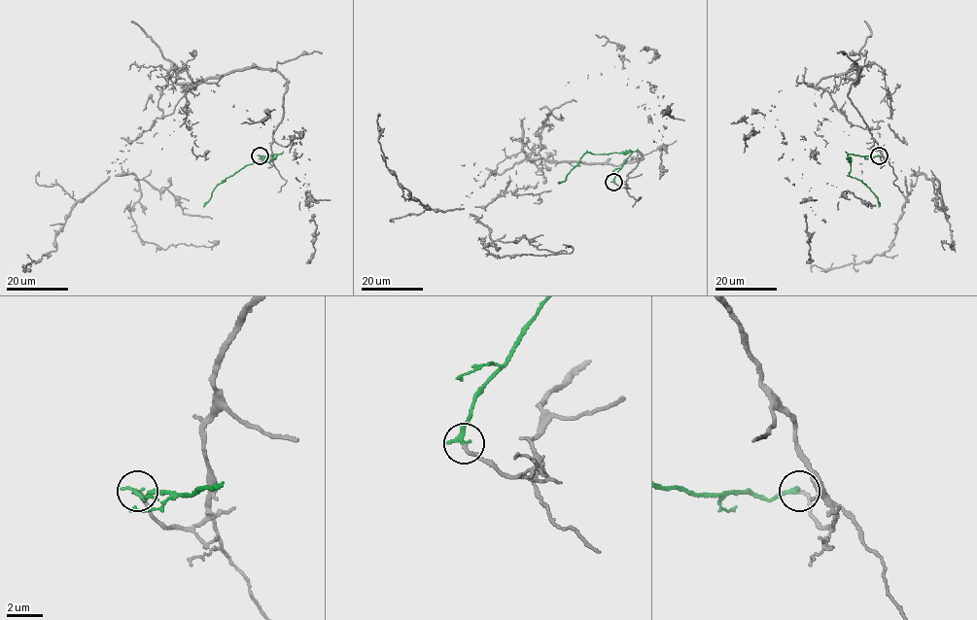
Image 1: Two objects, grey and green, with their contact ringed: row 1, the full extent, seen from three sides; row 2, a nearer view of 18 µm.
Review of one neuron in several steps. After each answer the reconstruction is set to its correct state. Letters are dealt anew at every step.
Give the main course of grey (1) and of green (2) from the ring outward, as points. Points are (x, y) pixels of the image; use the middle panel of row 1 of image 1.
1: (613, 182), (640, 154), (531, 159), (535, 187), (492, 174), (466, 195), (492, 254), (566, 248)
2: (613, 182), (631, 151), (585, 153), (565, 180), (558, 183)

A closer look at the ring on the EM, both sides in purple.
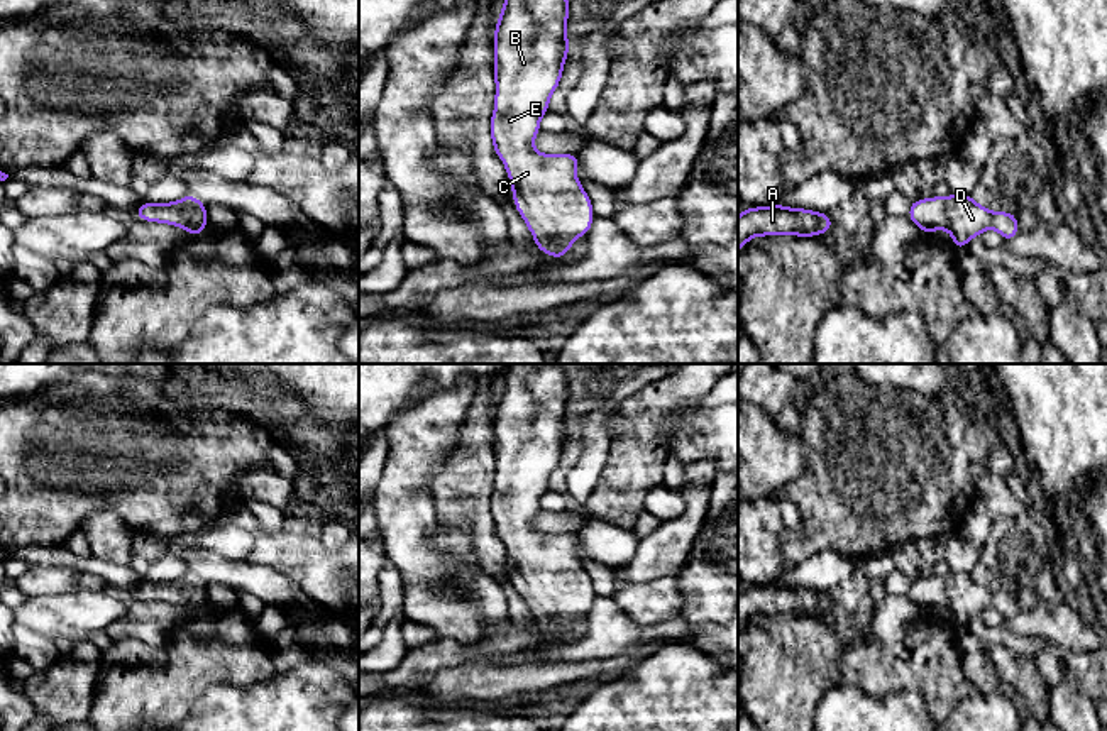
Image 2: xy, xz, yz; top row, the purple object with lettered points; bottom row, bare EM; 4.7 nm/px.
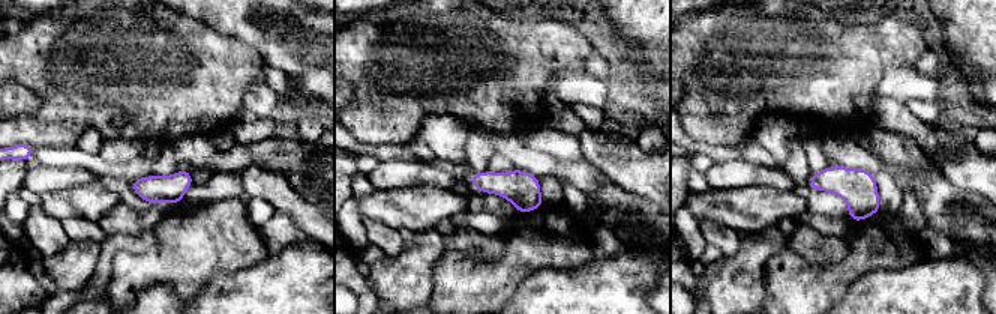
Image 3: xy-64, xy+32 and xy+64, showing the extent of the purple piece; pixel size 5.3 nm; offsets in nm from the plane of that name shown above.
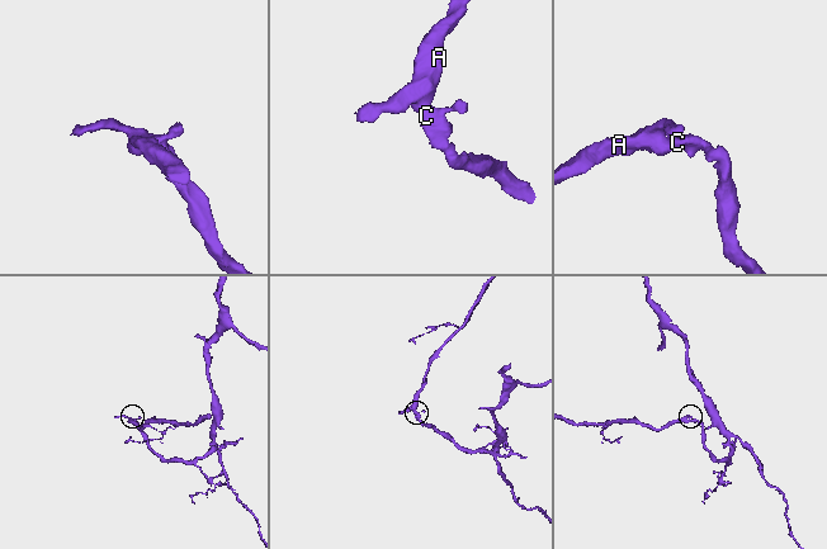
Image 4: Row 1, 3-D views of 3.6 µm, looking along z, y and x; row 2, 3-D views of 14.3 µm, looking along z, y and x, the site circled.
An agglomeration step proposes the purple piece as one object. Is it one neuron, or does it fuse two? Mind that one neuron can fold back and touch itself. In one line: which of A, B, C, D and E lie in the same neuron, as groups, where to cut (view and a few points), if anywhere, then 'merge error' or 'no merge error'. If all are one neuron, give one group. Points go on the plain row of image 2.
A B C D E | no cut | no merge error

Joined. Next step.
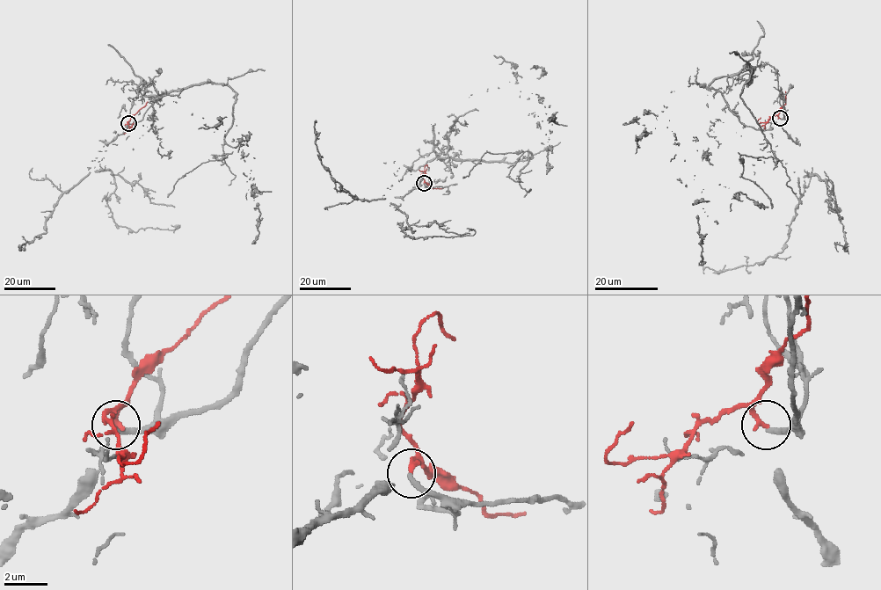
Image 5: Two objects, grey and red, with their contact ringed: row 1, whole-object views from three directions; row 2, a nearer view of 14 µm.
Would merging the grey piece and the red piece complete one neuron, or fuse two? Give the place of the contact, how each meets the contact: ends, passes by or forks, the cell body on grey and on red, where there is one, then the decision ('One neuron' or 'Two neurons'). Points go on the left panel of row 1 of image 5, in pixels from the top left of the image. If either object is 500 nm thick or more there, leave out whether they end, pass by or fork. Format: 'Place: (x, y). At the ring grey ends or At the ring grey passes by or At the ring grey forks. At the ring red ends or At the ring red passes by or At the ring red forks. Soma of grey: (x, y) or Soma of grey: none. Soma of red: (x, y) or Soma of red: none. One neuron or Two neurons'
Place: (128, 123). At the ring grey ends. At the ring red ends. Soma of grey: none. Soma of red: none. Two neurons

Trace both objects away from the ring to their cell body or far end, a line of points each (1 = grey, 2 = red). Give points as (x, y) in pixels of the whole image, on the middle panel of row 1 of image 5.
1: (424, 184), (447, 177), (440, 158), (527, 151), (519, 180), (533, 65)
2: (424, 184), (433, 188), (443, 188)

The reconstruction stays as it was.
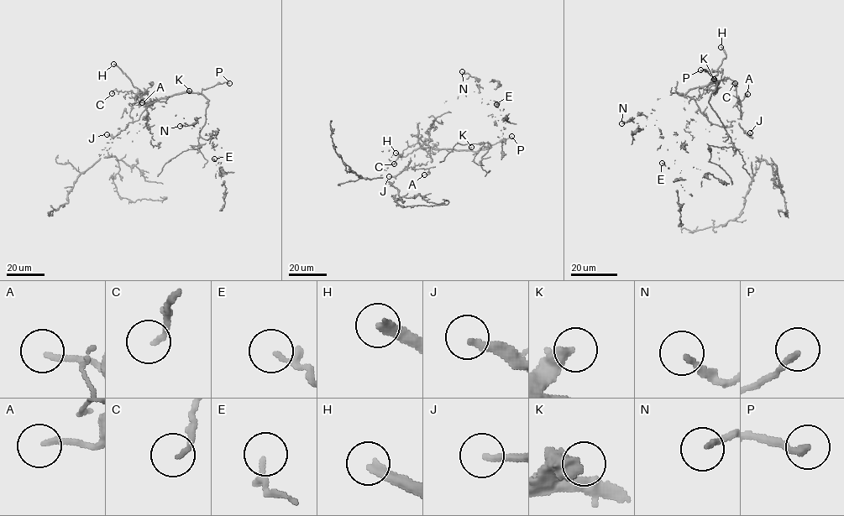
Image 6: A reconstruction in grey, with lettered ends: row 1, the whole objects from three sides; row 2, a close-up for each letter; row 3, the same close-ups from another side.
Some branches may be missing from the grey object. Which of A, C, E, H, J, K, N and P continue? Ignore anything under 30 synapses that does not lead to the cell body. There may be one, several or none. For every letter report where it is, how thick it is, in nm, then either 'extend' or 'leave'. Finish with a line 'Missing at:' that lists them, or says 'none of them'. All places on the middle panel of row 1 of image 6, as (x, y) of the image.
A: place (424, 174); calibre 180 nm; leave
C: place (394, 164); calibre 150 nm; leave
E: place (496, 104); calibre 130 nm; leave
H: place (395, 153); calibre 360 nm; extend
J: place (389, 176); calibre 240 nm; extend
K: place (471, 147); calibre 500 nm; extend
N: place (462, 71); calibre 180 nm; leave
P: place (511, 136); calibre 220 nm; leave
Missing at: H, J, K

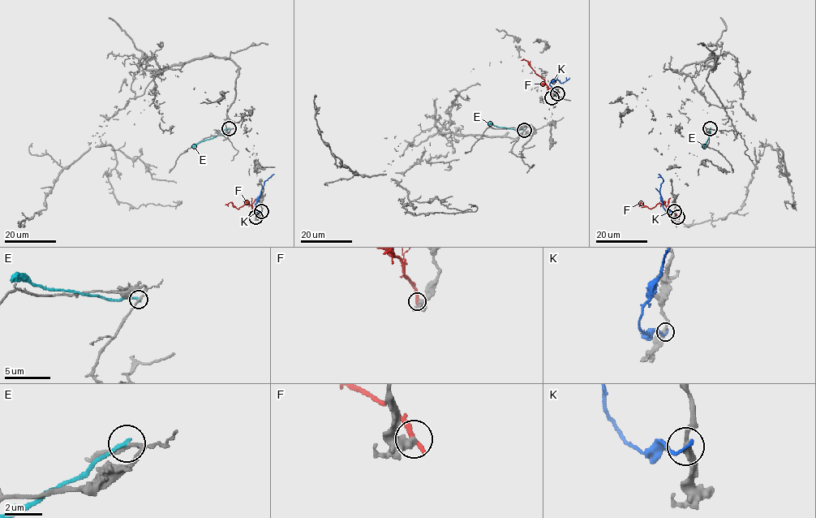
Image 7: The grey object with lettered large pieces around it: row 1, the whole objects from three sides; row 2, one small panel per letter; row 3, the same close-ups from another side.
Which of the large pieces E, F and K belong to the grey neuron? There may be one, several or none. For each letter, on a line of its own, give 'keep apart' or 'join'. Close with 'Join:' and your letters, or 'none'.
E: keep apart
F: keep apart
K: keep apart
Join: none

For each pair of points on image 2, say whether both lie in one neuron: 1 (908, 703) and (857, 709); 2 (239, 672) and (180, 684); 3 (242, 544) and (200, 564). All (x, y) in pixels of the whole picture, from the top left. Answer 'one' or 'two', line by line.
1: one
2: one
3: two

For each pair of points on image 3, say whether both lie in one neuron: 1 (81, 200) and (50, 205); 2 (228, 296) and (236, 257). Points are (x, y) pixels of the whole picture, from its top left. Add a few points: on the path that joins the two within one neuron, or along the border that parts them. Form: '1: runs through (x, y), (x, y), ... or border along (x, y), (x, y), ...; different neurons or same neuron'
1: runs through (74, 203), (57, 205); same neuron
2: border along (264, 257), (237, 271), (215, 274), (201, 289); different neurons

